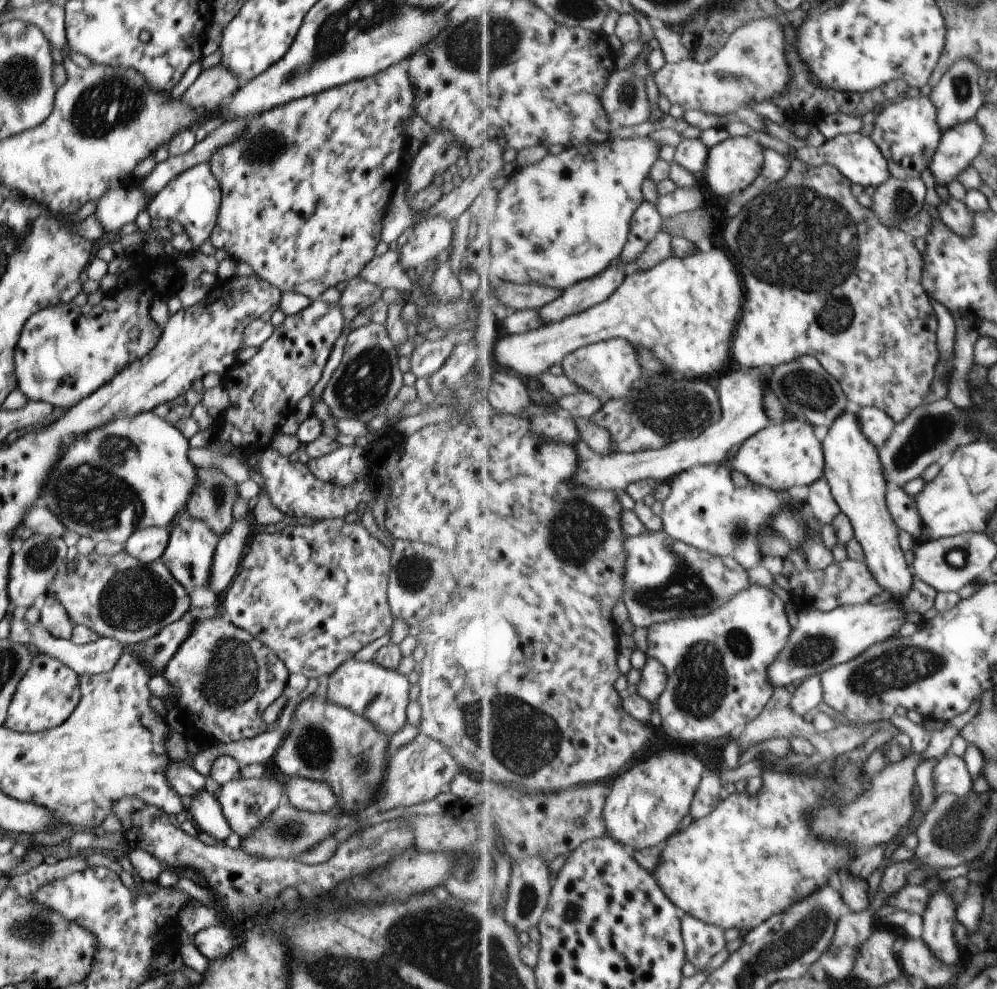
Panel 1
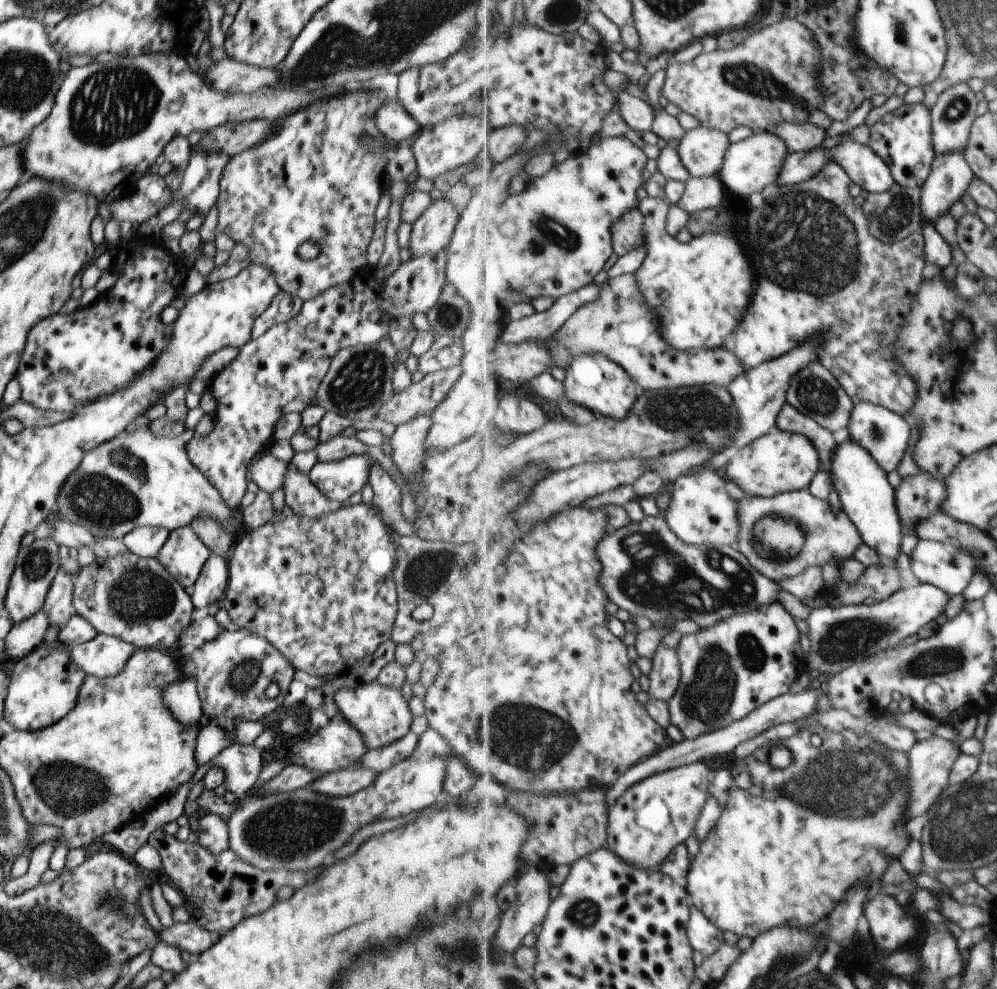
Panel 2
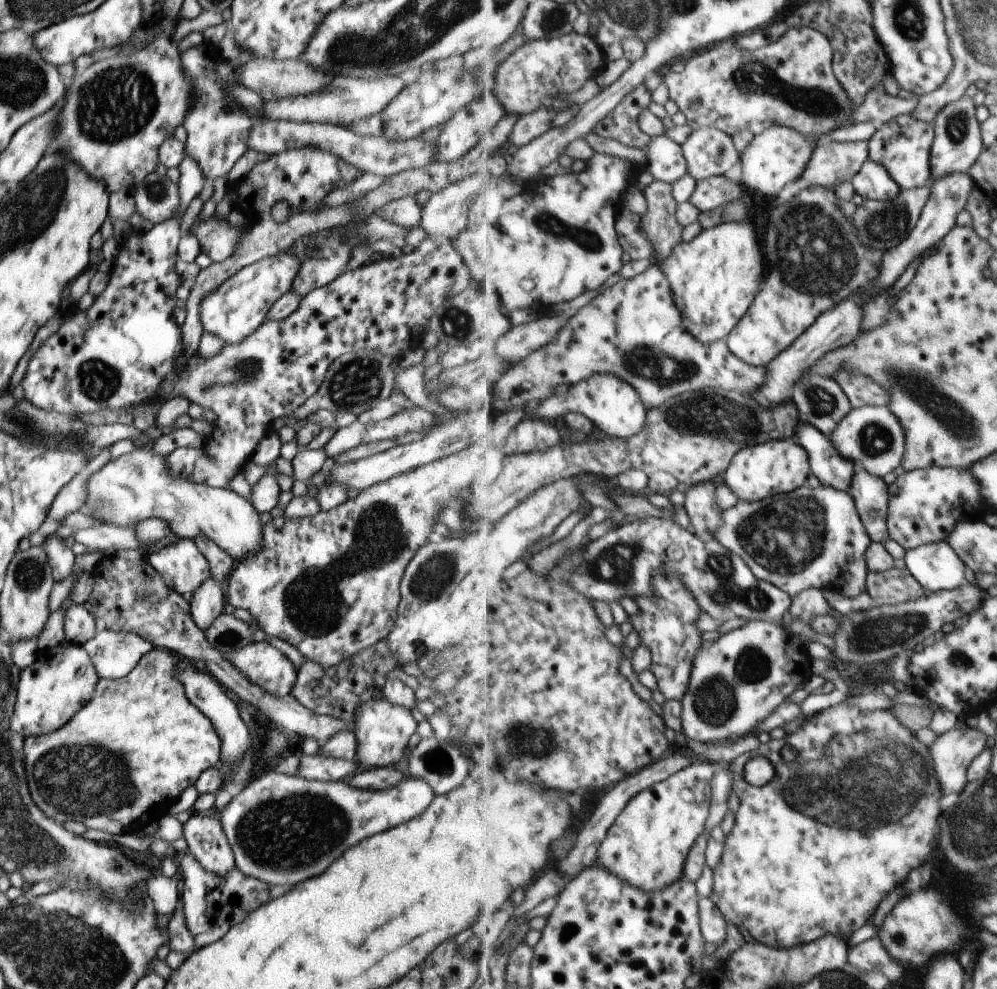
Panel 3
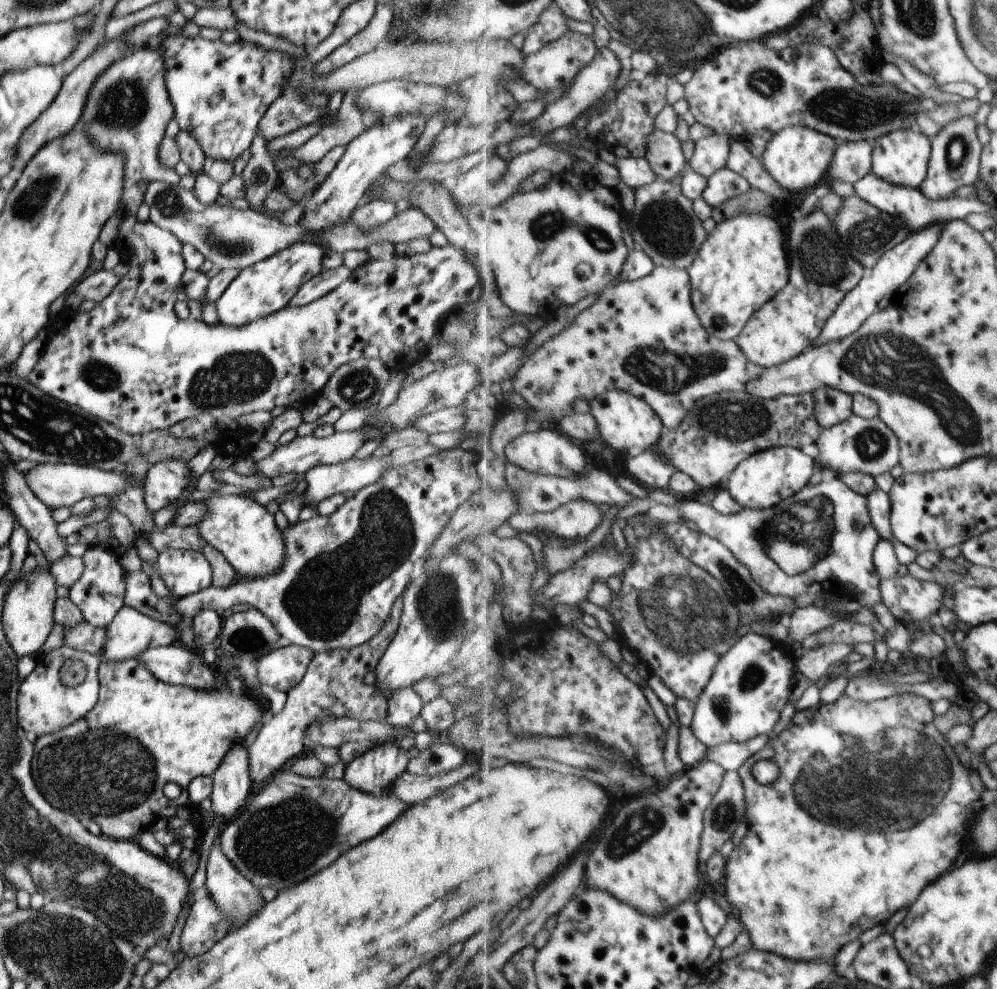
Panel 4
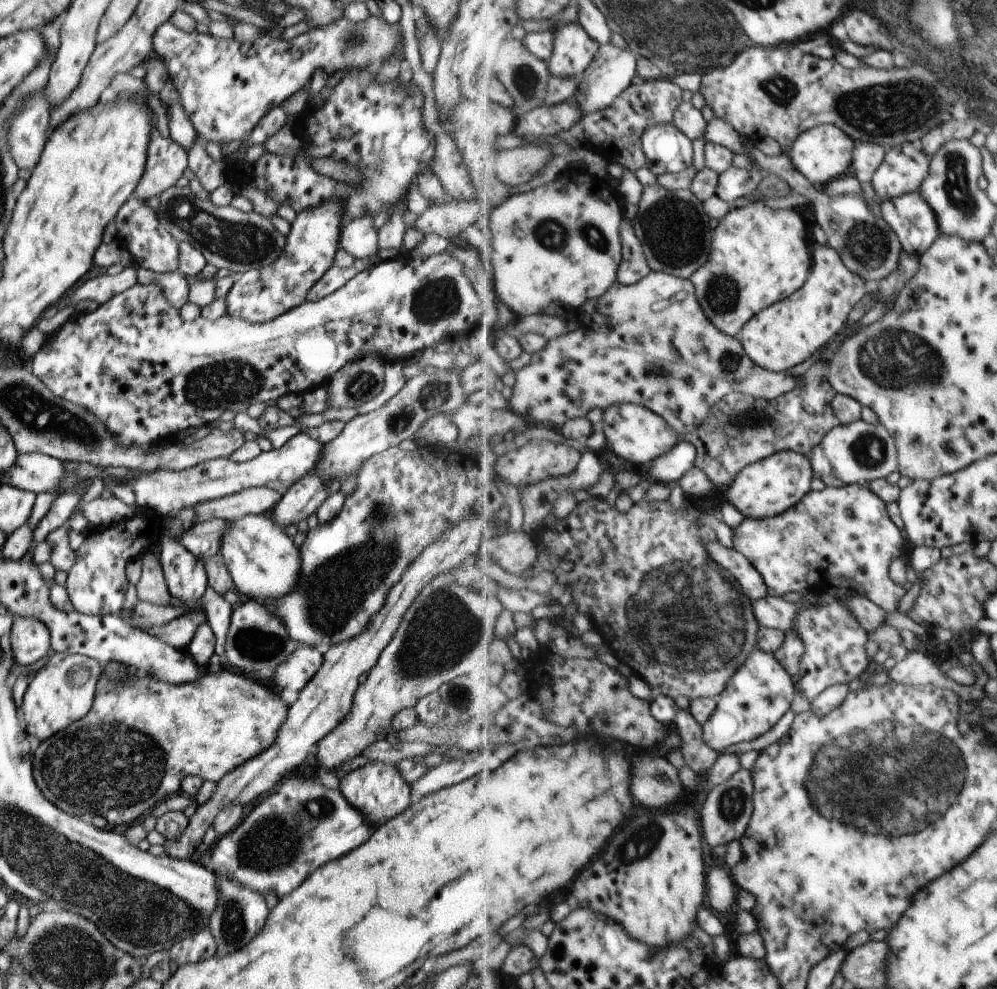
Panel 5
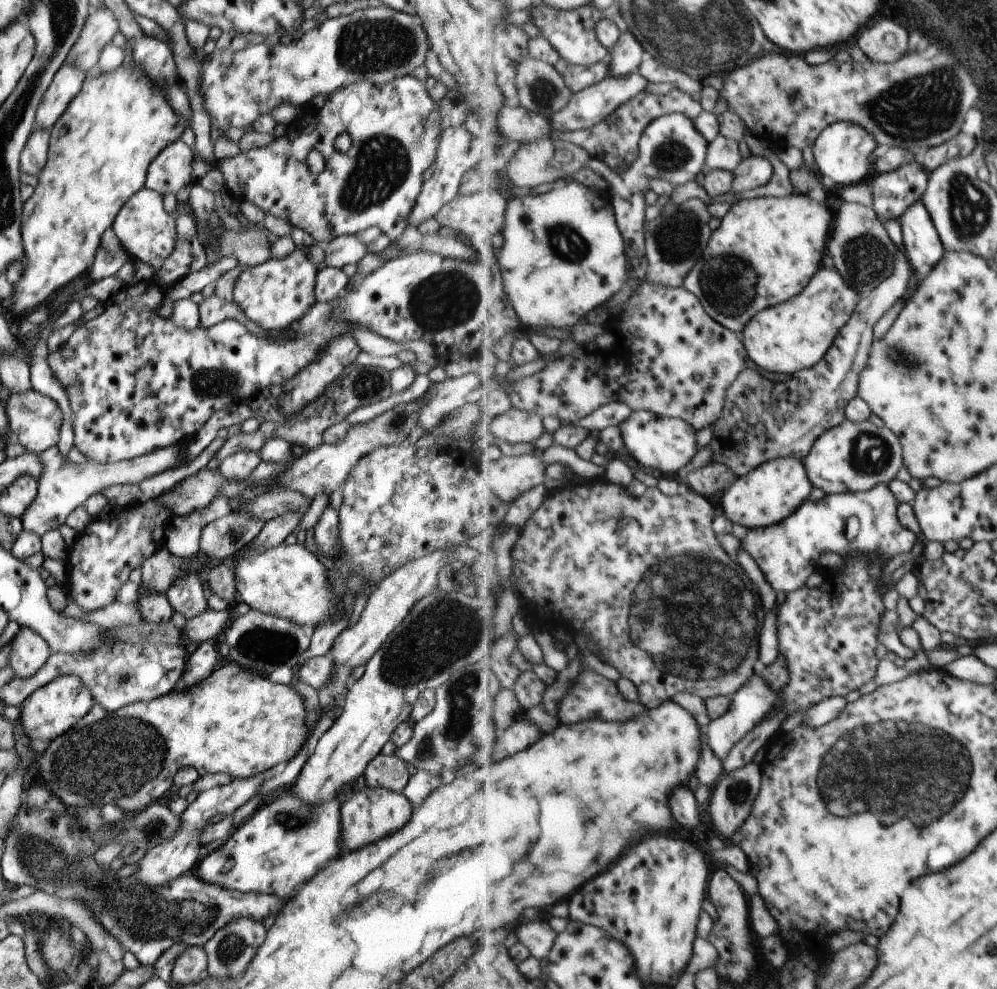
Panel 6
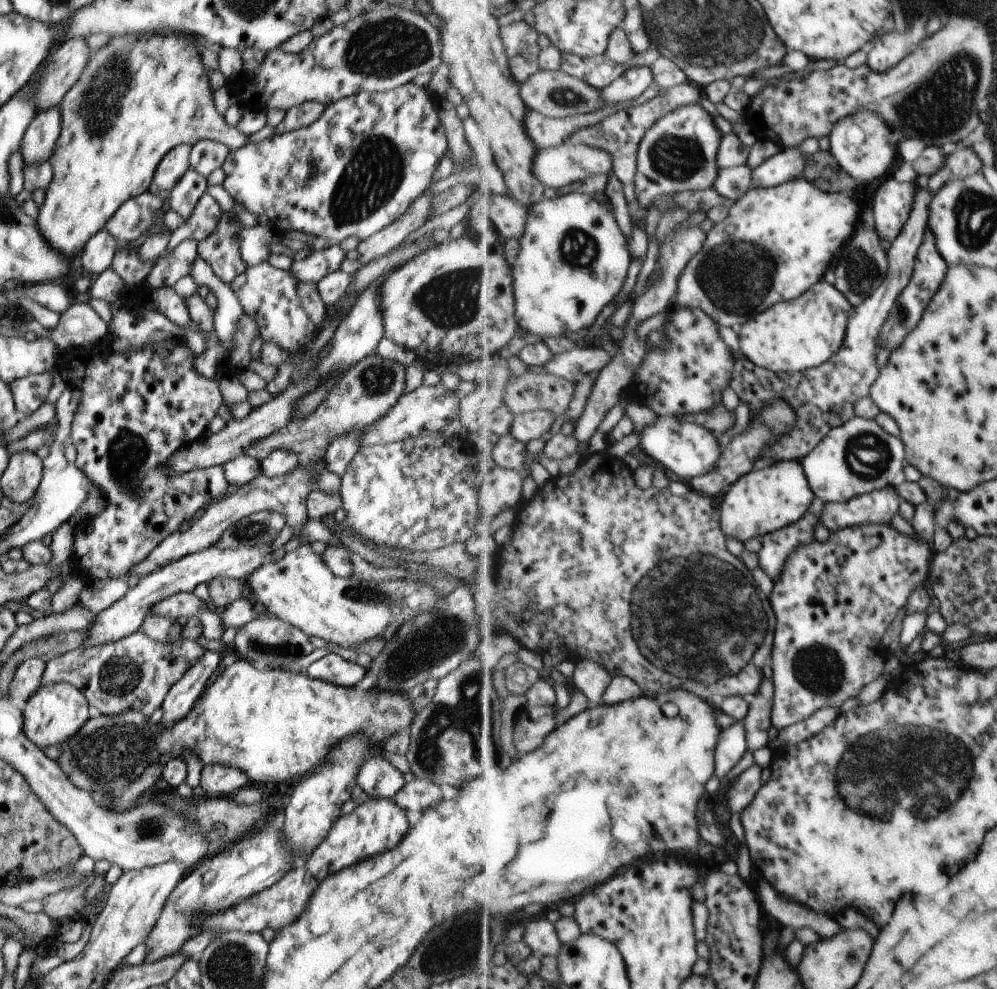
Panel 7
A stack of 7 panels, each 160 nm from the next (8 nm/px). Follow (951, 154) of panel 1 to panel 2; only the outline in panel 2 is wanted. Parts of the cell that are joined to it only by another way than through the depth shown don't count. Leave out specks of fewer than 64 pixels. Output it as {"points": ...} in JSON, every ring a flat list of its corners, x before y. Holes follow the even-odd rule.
{"points":[[961,153,937,155,929,178,922,186,922,220,934,223,968,194,976,174]]}

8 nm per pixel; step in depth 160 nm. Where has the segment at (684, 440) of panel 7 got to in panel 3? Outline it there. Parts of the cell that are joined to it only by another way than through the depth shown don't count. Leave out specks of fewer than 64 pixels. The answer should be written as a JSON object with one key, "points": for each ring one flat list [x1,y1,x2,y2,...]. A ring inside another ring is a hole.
{"points":[[595,374,589,380,570,387,566,394,539,402,535,413,541,418,565,417,569,413,584,414,595,423,596,434,605,439,631,439,644,431,648,423,648,409,637,389,621,377,604,374]]}

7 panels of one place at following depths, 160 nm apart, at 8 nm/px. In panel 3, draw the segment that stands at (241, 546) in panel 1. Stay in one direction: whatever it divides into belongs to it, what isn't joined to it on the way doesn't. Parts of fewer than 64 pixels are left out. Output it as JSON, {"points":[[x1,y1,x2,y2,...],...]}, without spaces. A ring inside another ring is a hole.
{"points":[[209,578,192,594,188,613,199,630,204,632,215,617,222,613,225,604,223,587]]}

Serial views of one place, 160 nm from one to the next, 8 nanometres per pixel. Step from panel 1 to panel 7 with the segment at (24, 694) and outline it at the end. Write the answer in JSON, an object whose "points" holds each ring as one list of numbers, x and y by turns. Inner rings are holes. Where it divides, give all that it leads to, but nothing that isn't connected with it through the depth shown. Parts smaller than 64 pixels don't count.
{"points":[[51,683,40,687,25,700,25,706,19,709,23,722,21,732,37,748,59,747,61,742,69,740,69,736,73,736,85,724,89,712,83,692,66,683]]}

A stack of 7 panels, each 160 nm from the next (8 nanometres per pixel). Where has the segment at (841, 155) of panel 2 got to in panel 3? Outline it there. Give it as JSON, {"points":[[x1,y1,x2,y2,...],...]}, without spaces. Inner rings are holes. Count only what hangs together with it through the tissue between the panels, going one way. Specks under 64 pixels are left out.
{"points":[[871,160,863,165,851,183,856,194,864,200,892,201,897,199,902,191,888,170,882,164]]}

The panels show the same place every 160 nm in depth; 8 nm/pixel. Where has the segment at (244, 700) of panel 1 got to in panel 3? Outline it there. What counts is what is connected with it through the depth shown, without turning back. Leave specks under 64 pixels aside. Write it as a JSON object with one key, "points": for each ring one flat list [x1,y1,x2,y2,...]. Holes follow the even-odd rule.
{"points":[[264,641,251,642,225,658,251,683,274,697,290,694,295,684,297,669,283,653]]}

